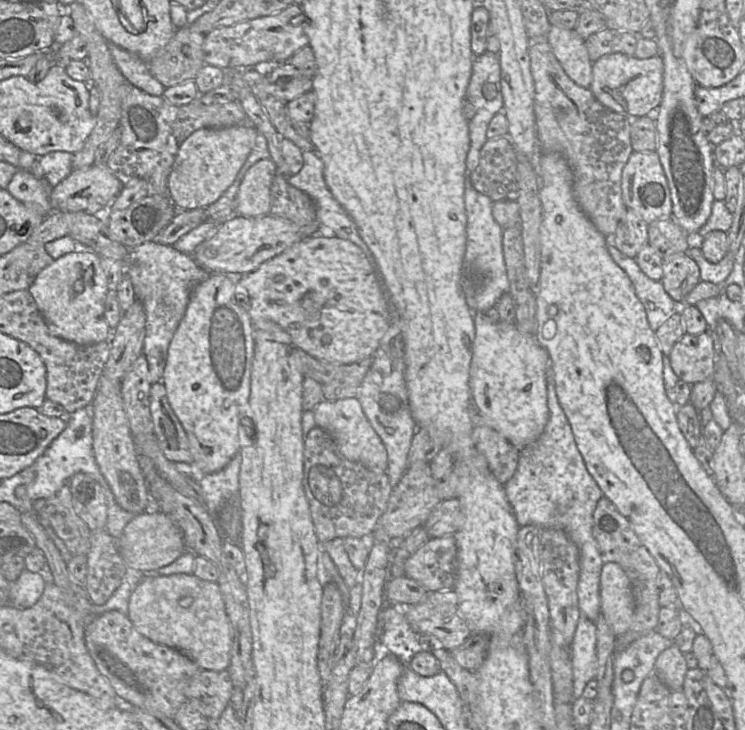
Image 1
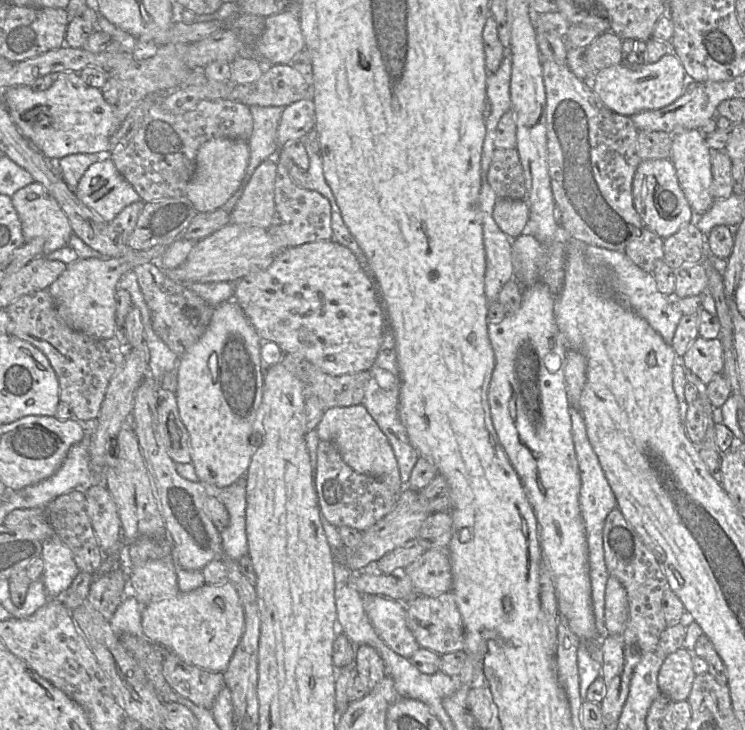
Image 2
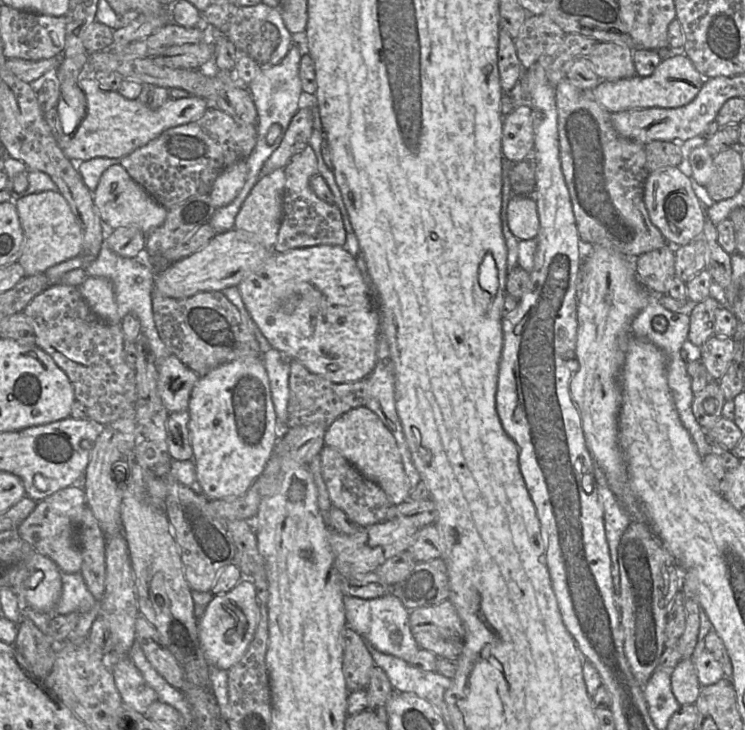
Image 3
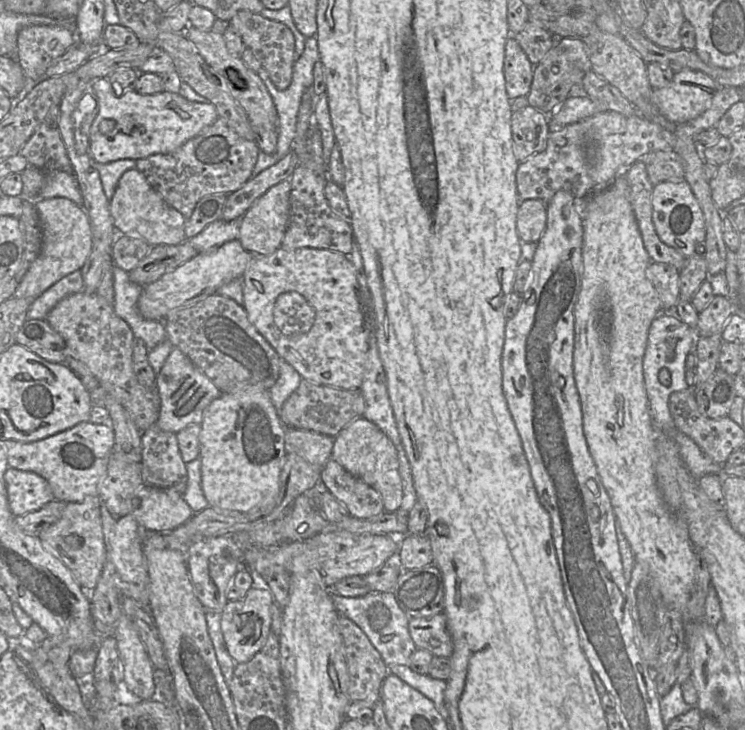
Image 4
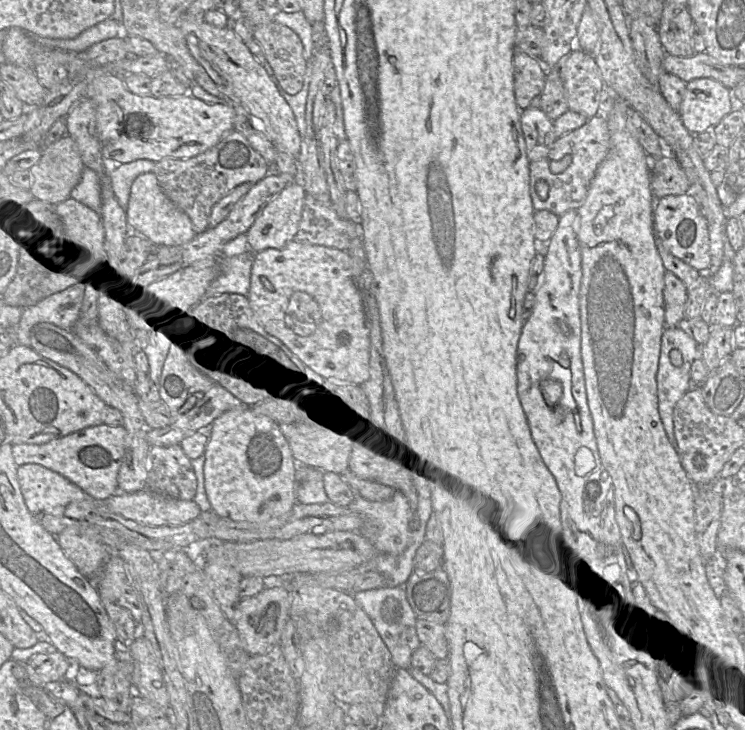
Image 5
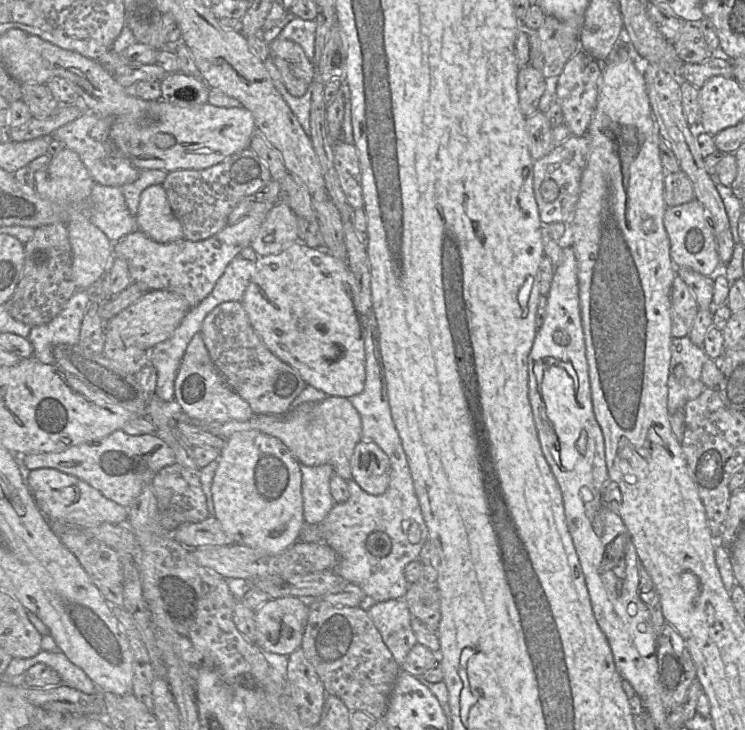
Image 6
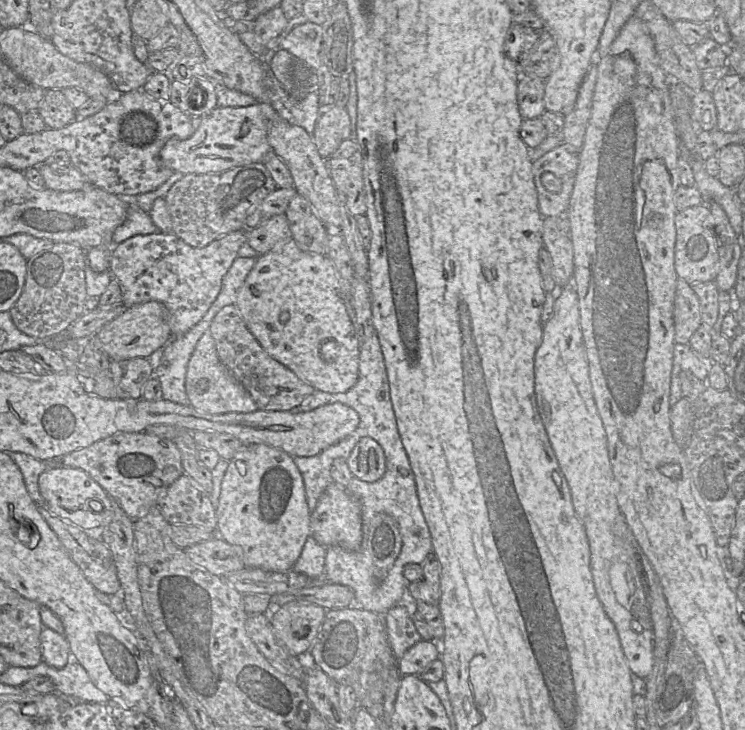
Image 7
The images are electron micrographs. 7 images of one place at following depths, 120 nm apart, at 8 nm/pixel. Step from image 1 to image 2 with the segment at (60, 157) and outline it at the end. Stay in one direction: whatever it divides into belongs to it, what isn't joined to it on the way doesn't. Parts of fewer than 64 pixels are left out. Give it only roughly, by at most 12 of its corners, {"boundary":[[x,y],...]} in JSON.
{"boundary":[[110,152],[70,154],[57,173],[75,191],[90,165],[111,159]]}

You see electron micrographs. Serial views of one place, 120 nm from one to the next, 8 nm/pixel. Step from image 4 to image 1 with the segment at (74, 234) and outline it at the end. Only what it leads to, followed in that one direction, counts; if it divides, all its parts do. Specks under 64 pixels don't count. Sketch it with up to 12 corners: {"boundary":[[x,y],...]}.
{"boundary":[[18,169],[8,192],[40,215],[53,212],[46,189]]}

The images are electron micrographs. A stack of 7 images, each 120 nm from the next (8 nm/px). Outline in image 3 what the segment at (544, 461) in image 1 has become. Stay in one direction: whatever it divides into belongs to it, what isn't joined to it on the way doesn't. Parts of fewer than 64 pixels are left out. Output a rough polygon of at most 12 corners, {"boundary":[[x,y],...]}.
{"boundary":[[596,467],[596,485],[604,508],[615,593],[618,596],[617,547],[631,520]]}

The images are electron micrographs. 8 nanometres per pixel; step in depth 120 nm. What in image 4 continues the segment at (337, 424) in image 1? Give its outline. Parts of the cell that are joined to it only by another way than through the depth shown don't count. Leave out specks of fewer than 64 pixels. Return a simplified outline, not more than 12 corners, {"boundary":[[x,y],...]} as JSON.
{"boundary":[[362,416],[334,437],[332,458],[401,508],[398,453]]}

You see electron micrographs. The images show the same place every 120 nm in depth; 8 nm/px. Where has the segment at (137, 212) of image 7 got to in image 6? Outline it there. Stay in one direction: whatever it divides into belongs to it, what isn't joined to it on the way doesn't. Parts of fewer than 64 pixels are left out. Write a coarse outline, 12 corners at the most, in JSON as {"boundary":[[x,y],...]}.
{"boundary":[[94,183],[89,220],[112,243],[139,230],[121,188]]}

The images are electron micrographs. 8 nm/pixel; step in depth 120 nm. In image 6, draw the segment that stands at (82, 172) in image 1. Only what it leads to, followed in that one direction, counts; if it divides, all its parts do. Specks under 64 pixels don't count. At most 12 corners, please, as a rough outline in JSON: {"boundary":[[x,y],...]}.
{"boundary":[[162,185],[141,193],[138,229],[158,243],[184,239]]}

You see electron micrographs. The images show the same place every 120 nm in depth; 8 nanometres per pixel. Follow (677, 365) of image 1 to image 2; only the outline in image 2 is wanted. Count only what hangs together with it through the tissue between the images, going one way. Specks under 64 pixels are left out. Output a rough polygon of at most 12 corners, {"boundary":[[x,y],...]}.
{"boundary":[[697,337],[680,361],[707,384],[723,371],[720,339]]}

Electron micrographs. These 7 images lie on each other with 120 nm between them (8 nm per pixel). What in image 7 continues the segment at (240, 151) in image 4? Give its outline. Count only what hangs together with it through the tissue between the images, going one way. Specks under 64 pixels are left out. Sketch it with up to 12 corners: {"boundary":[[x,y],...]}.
{"boundary":[[263,161],[184,174],[172,232],[204,247],[244,229],[277,186]]}

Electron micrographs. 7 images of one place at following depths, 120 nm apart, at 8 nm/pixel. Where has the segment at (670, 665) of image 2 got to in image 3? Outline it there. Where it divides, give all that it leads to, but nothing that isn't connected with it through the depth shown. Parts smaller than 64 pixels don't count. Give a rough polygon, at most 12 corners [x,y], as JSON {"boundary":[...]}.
{"boundary":[[691,658],[672,669],[671,689],[682,705],[694,704],[700,684]]}

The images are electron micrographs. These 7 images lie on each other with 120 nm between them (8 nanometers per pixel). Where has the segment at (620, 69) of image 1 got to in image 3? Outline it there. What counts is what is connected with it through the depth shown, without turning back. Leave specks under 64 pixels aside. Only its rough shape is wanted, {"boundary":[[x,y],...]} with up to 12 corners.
{"boundary":[[682,52],[583,90],[609,113],[679,108],[705,78]]}

